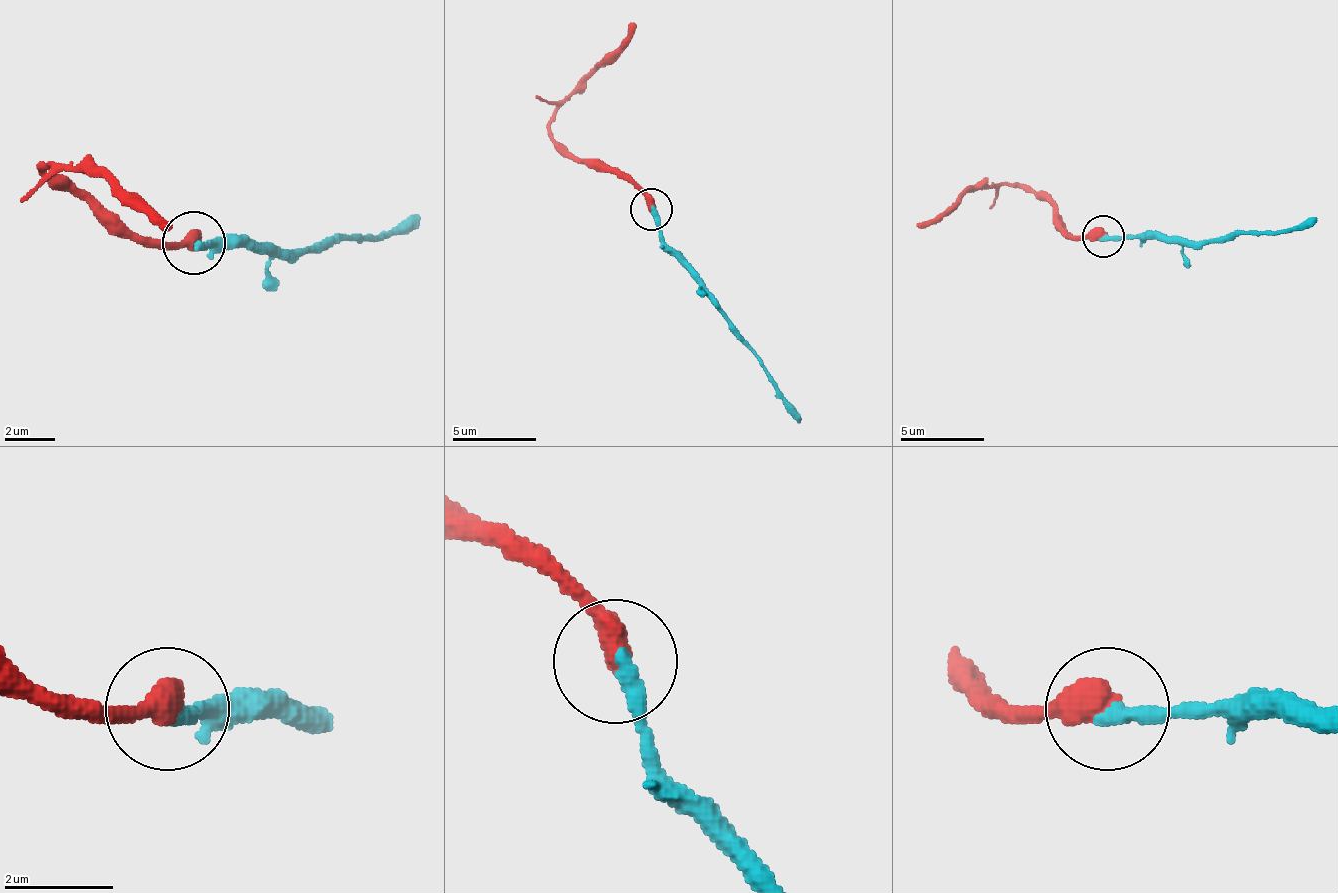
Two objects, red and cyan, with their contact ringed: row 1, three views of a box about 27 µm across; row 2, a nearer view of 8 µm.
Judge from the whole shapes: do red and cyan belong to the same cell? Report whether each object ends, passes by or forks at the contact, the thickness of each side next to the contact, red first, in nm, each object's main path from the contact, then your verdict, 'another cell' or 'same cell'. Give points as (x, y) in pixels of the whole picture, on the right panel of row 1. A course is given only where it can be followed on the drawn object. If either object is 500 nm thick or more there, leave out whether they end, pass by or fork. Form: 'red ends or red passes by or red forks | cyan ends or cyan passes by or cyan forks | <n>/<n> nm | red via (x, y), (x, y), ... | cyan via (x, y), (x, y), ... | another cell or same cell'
550/320 nm | red via (1104, 237), (1075, 237), (1029, 187), (974, 183), (936, 220), (915, 225) | cyan via (1104, 237), (1234, 241), (1251, 233), (1292, 233), (1318, 216) | same cell

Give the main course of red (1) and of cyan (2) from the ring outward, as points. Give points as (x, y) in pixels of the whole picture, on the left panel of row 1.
1: (195, 245), (158, 245), (113, 232), (44, 169), (95, 163), (151, 219), (170, 226)
2: (195, 245), (328, 251), (353, 238), (384, 238), (416, 213)

